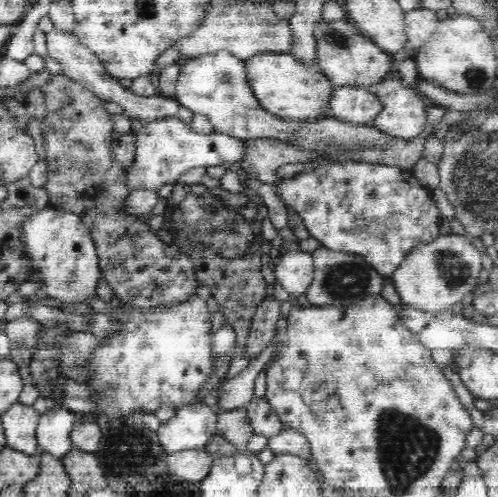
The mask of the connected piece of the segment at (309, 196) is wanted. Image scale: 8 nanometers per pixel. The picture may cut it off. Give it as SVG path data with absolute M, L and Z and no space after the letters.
M349 161L308 169L272 183L287 210L298 213L309 236L319 240L322 247L363 256L378 274L391 277L412 250L440 235L440 212L430 190L422 188L410 171Z

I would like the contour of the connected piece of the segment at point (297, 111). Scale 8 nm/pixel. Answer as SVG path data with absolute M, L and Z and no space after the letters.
M261 52L245 59L245 71L253 95L270 114L310 123L330 114L329 100L336 88L317 63L305 64L305 61L290 56L288 52Z

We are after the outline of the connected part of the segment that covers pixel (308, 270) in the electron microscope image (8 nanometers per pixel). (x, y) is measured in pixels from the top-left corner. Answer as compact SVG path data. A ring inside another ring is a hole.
M282 251L271 274L293 298L305 294L313 281L313 253L308 251Z

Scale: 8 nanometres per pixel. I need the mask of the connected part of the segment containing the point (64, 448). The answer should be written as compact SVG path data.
M49 408L41 414L36 430L37 444L44 452L63 457L72 447L71 432L78 422L75 412L66 409Z

